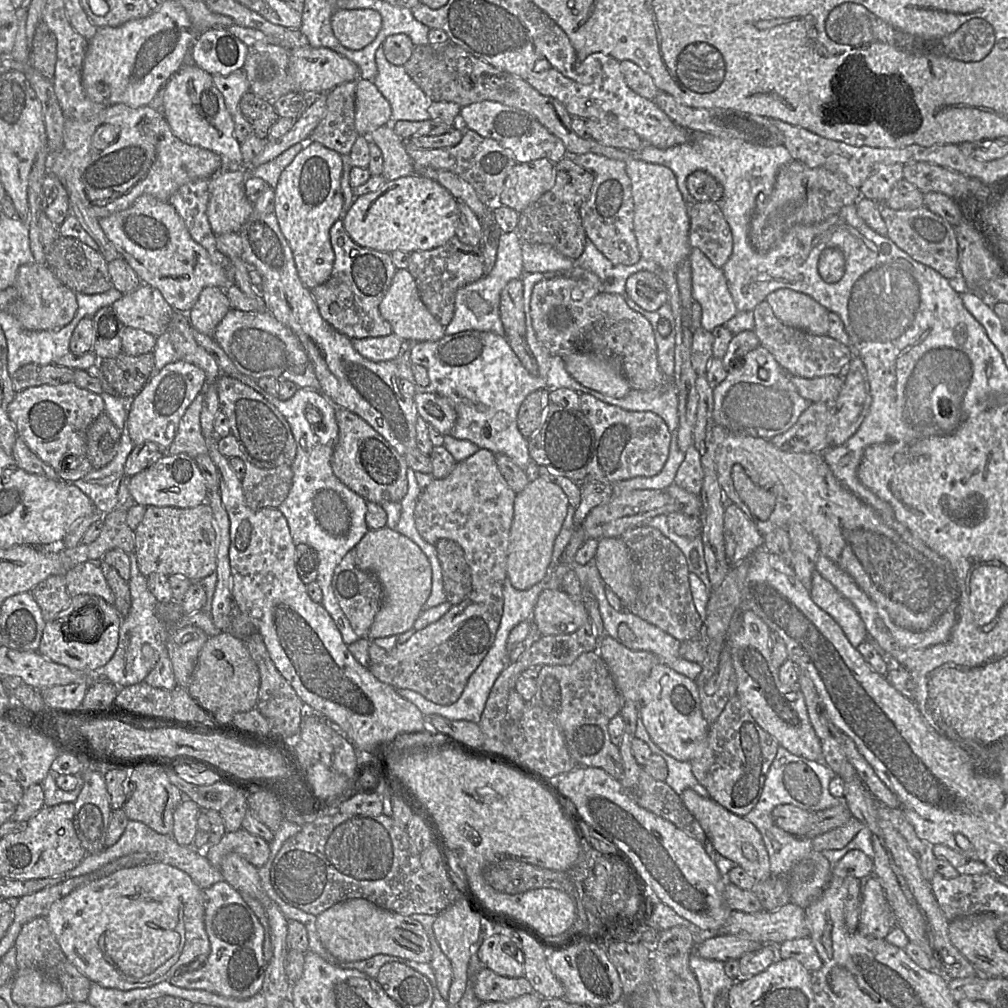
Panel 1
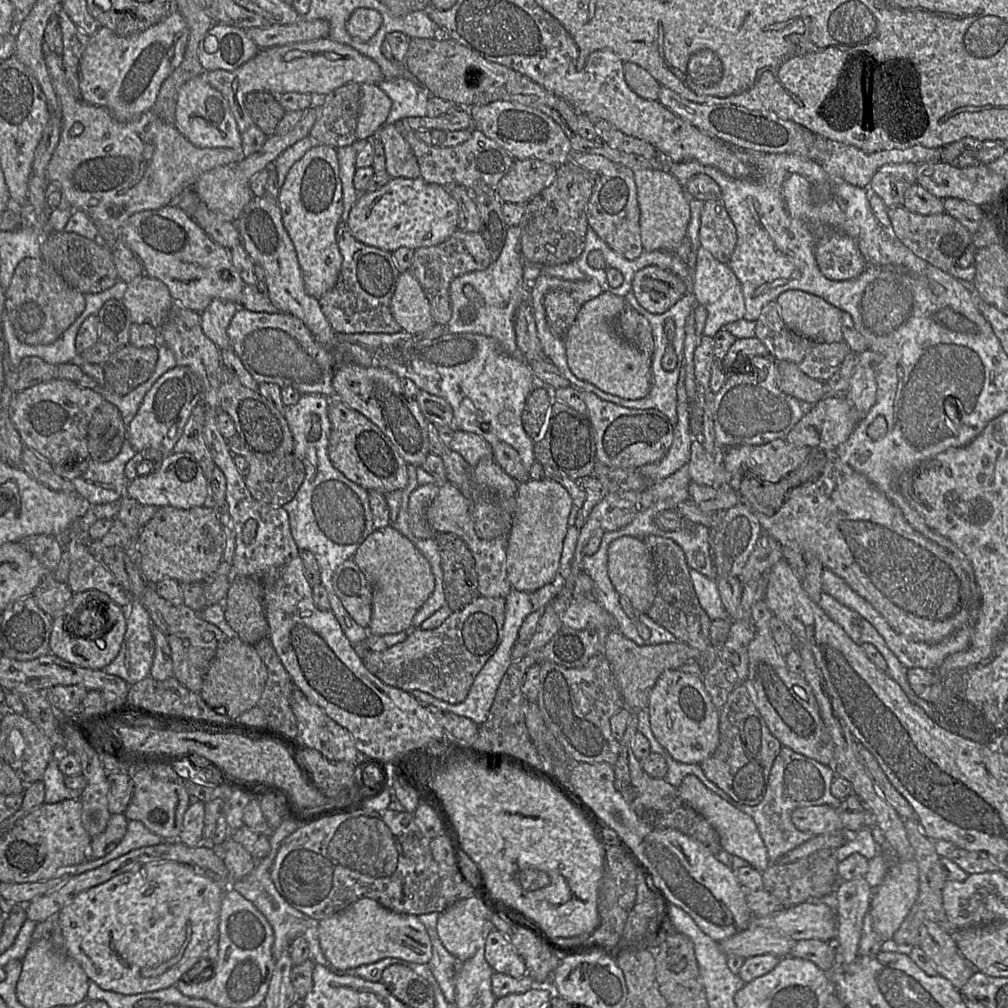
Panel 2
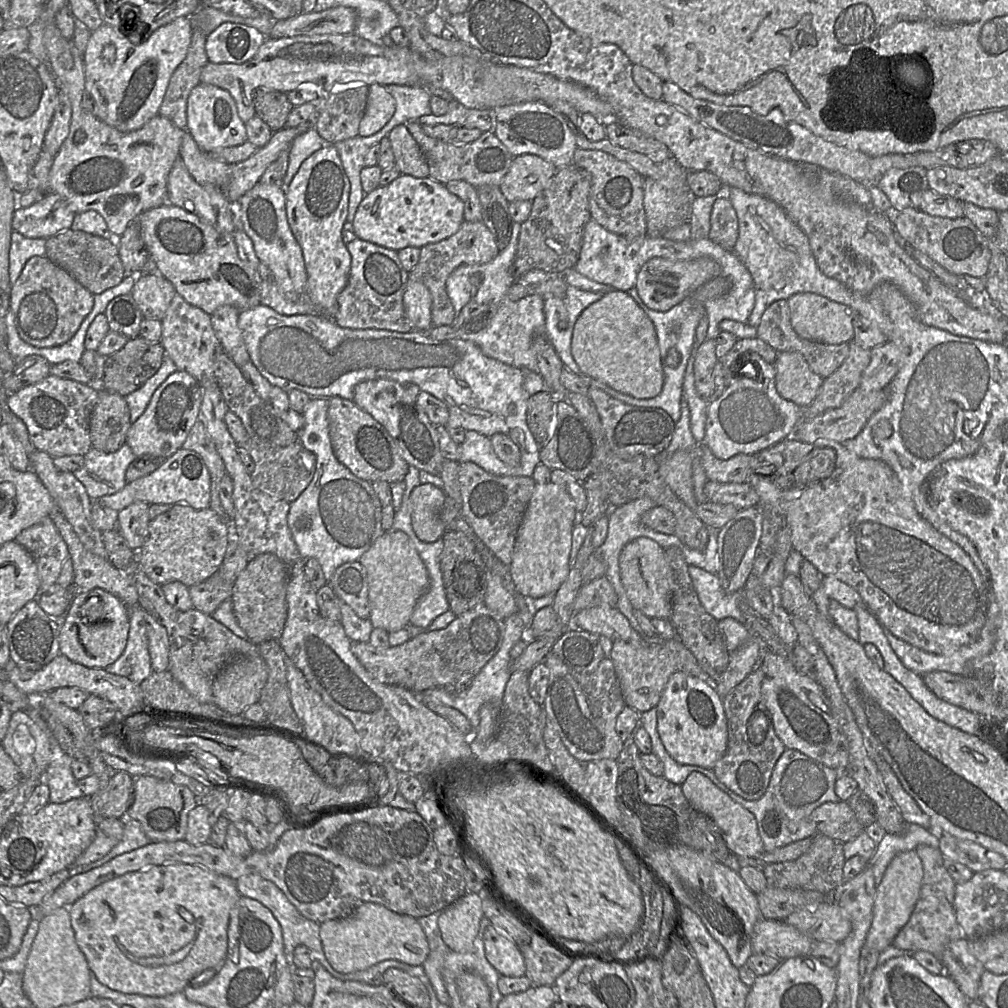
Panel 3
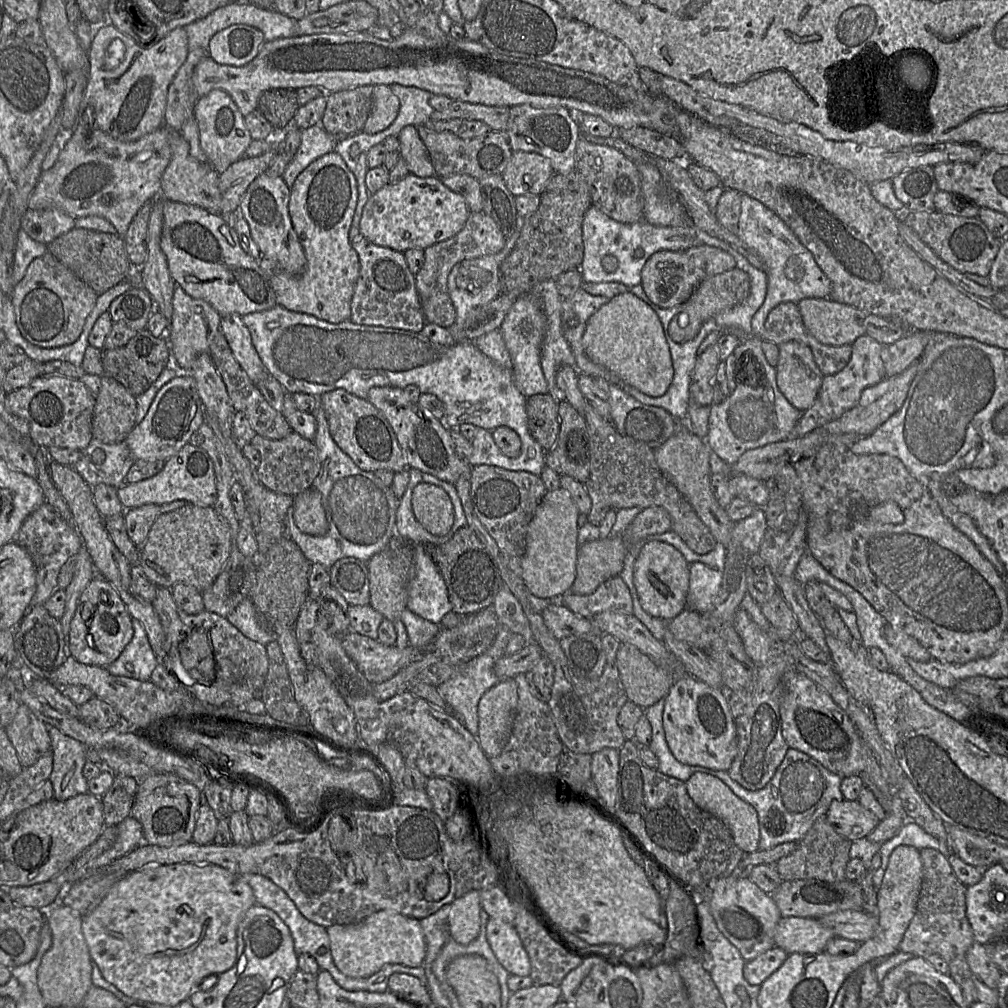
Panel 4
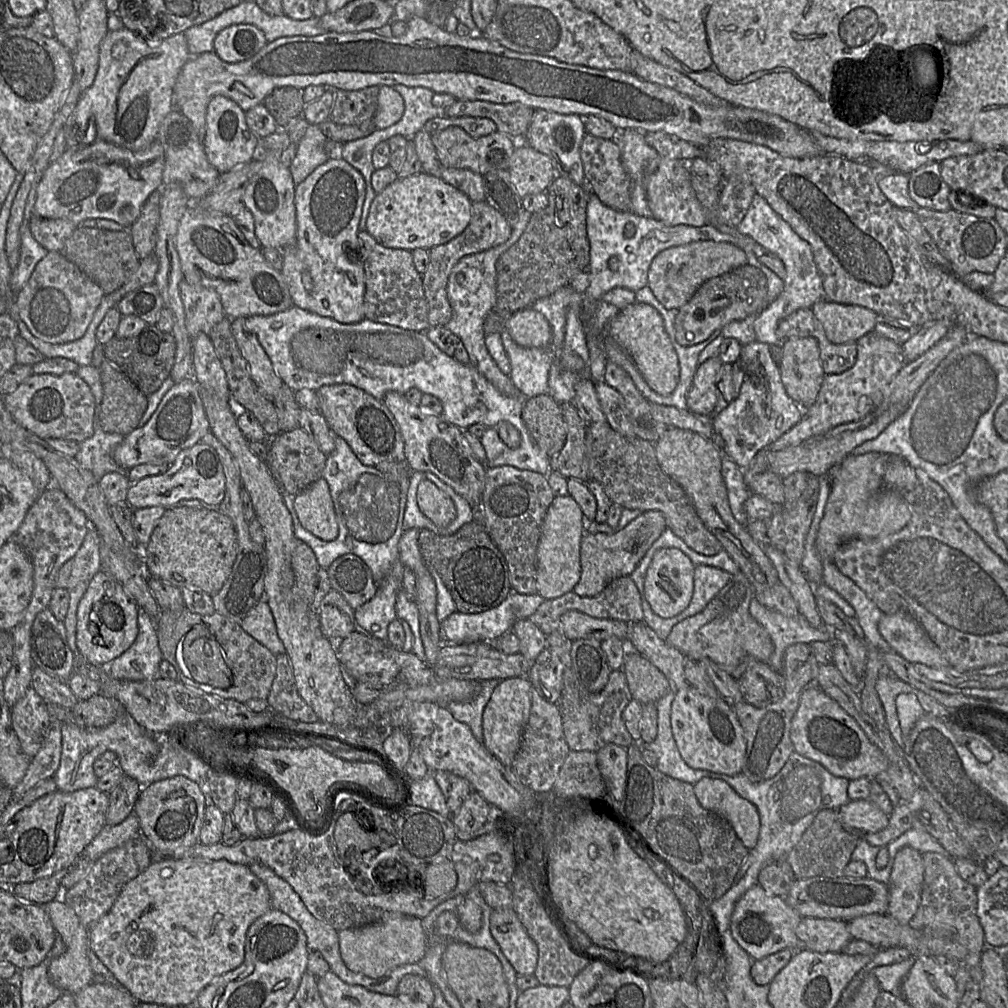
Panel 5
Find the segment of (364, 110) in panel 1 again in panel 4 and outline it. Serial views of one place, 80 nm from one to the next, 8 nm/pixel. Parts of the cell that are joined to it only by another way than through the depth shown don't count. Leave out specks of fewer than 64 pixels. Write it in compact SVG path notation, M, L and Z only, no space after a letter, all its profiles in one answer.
M388 85L374 86L373 108L365 122L363 132L375 134L387 129L397 118L400 109L399 98Z

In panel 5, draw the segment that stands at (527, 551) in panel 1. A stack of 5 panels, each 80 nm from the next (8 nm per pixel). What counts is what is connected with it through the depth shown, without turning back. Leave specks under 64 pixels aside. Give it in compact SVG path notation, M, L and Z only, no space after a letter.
M555 496L543 520L537 547L537 594L545 600L573 591L580 579L580 546L584 534L581 508L570 496Z

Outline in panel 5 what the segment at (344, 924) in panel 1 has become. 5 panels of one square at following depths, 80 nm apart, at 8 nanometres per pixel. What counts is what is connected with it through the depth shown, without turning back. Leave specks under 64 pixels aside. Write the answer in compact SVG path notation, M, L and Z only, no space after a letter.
M392 915L358 928L338 931L339 950L346 967L370 978L380 978L392 969L418 963L425 955L427 941L420 918Z

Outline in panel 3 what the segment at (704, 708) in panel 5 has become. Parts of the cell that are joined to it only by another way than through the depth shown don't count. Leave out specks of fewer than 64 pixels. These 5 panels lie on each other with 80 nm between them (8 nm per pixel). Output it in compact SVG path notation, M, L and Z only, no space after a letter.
M676 672L663 690L657 710L657 731L668 754L679 764L712 769L727 749L723 699L703 677Z

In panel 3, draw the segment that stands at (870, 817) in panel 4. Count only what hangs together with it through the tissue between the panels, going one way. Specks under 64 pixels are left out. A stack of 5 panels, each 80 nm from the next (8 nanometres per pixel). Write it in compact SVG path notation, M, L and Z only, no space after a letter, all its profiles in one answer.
M847 802L825 803L811 813L810 819L816 824L817 833L841 843L865 831Z

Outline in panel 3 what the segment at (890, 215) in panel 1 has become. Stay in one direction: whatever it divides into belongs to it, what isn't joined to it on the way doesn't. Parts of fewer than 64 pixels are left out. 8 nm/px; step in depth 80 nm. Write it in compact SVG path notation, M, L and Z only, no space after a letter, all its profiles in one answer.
M905 208L893 213L892 223L906 245L928 255L948 272L956 276L986 276L991 259L989 240L969 219L931 216L915 208Z

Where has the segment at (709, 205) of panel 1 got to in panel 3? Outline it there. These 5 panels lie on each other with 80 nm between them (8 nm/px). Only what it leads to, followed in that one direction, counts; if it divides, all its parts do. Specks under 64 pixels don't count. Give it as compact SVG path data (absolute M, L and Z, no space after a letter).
M718 198L712 207L708 239L727 251L733 250L738 238L738 219L731 201Z

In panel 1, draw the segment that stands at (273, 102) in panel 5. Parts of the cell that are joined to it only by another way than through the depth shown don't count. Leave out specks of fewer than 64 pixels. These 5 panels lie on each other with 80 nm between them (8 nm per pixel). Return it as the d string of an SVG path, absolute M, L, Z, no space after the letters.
M247 92L240 100L241 113L252 127L252 133L265 140L271 127L280 118L273 103Z

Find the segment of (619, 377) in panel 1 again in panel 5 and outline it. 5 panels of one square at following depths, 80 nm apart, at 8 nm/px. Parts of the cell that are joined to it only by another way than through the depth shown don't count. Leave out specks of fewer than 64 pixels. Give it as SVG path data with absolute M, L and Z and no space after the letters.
M635 302L621 309L606 326L603 349L608 338L632 358L644 380L654 392L659 395L668 395L675 389L679 379L678 359L664 329L663 319L654 307Z

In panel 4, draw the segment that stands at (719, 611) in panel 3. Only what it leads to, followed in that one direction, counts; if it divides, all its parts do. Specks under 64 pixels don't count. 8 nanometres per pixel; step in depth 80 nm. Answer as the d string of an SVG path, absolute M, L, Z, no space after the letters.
M700 562L690 564L690 587L686 609L704 613L712 610L722 583L722 572Z

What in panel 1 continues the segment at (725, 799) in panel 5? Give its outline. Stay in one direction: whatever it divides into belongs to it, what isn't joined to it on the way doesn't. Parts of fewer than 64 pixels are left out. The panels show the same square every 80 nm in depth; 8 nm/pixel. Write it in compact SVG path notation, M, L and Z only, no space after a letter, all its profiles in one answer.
M686 789L680 796L687 810L699 822L708 842L716 852L742 867L757 882L770 877L768 853L760 833L752 823L744 817L731 813L711 798L700 796L692 789Z

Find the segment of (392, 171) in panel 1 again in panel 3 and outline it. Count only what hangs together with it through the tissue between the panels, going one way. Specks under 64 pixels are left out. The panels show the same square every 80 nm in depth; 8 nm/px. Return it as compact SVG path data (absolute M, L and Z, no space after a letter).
M406 125L396 126L387 137L391 142L395 166L401 175L409 175L415 178L429 177L427 160Z

